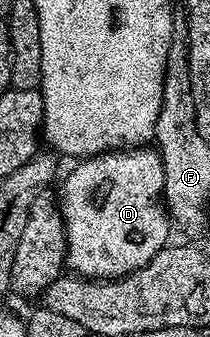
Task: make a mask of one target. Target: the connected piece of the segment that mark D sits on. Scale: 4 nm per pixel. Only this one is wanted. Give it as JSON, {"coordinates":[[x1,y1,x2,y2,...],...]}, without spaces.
{"coordinates":[[126,147,121,151,100,153,96,157,79,160,75,165,78,166,66,178,61,178,60,192,69,272,95,281,127,277,132,271,148,264,171,240,172,221,163,202,165,171,162,157,154,147]]}

